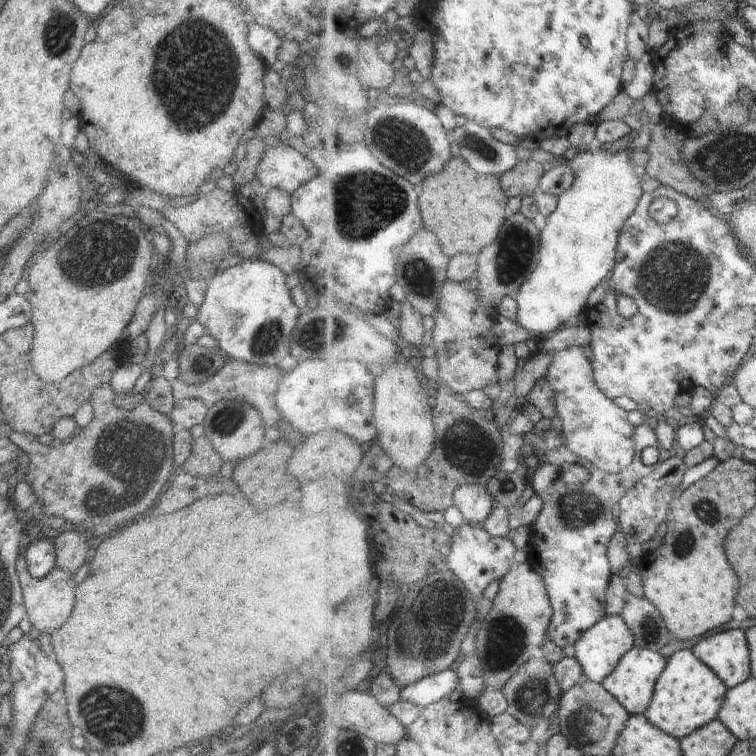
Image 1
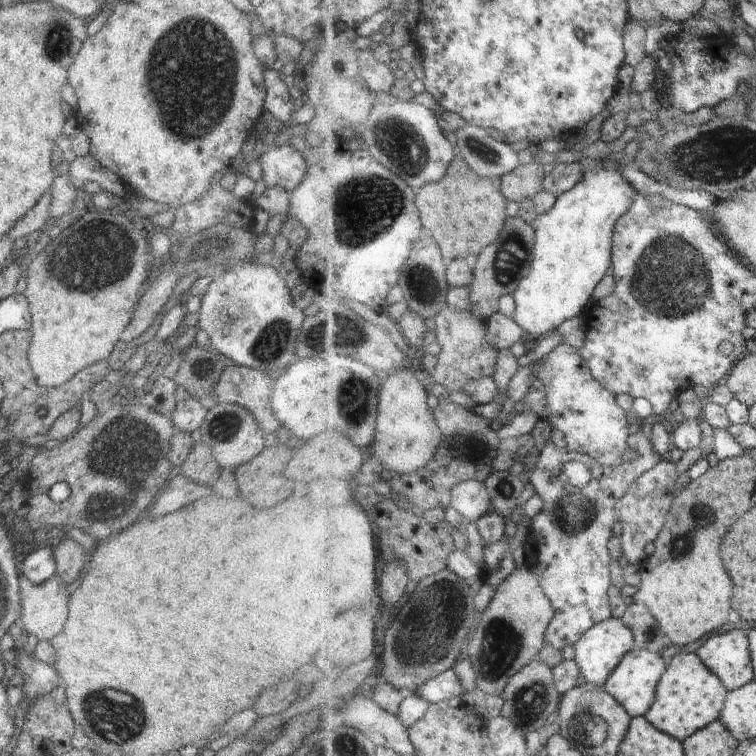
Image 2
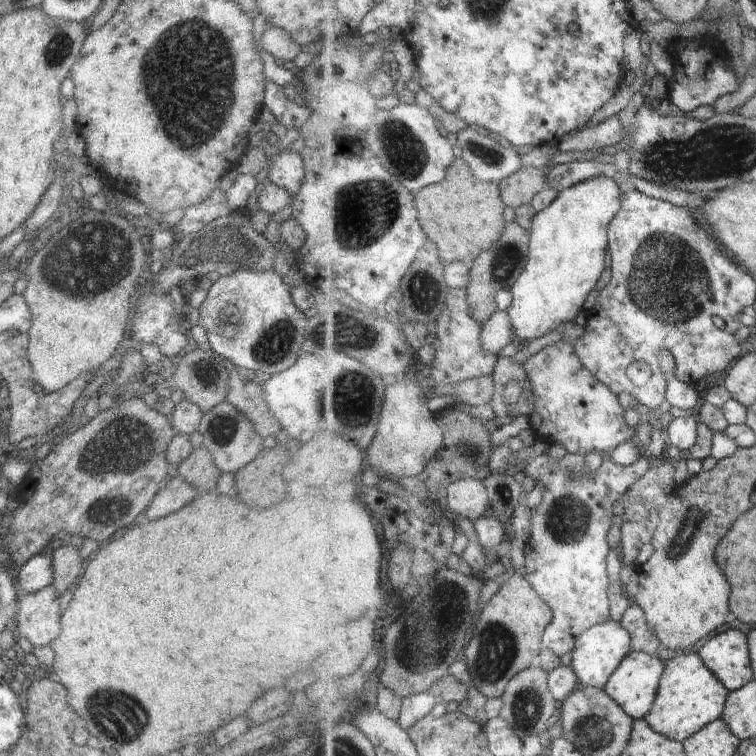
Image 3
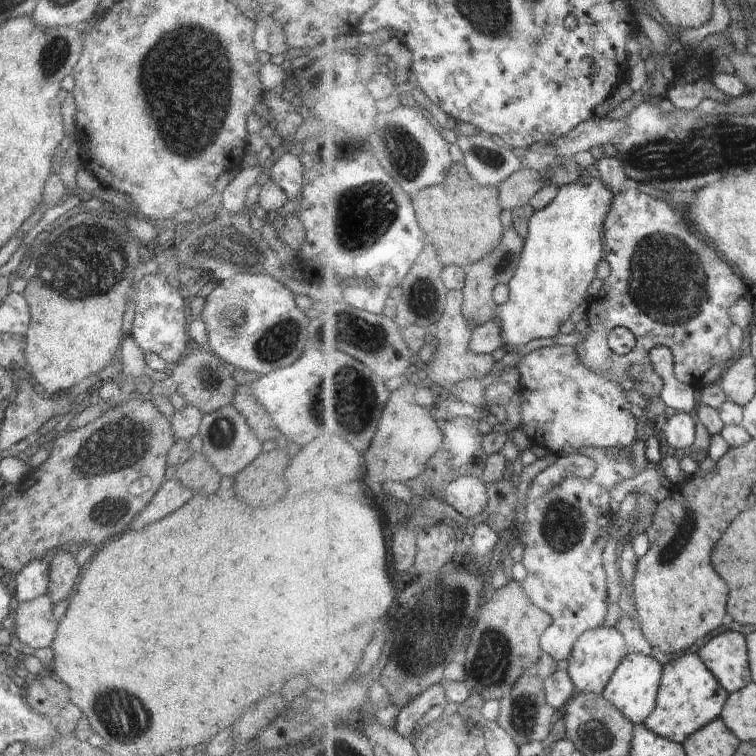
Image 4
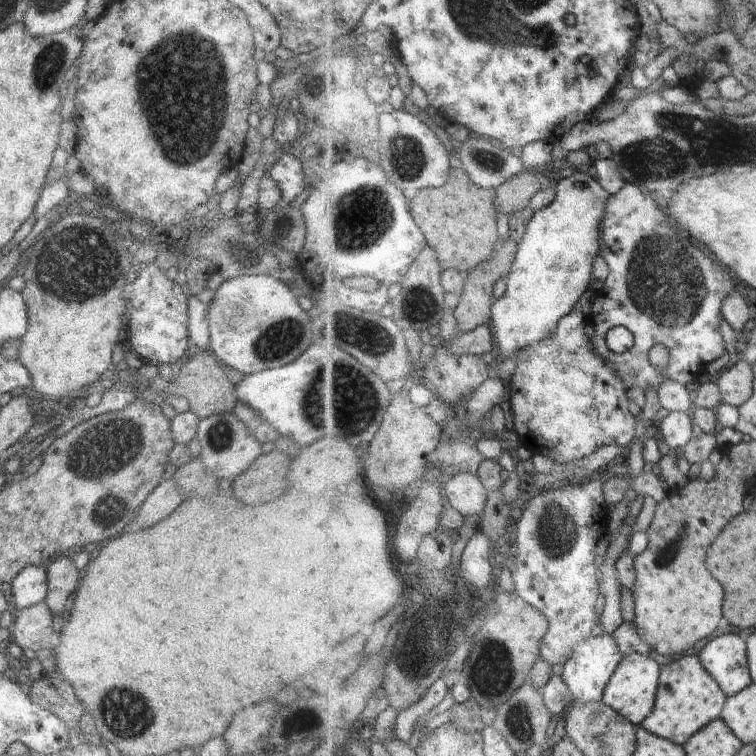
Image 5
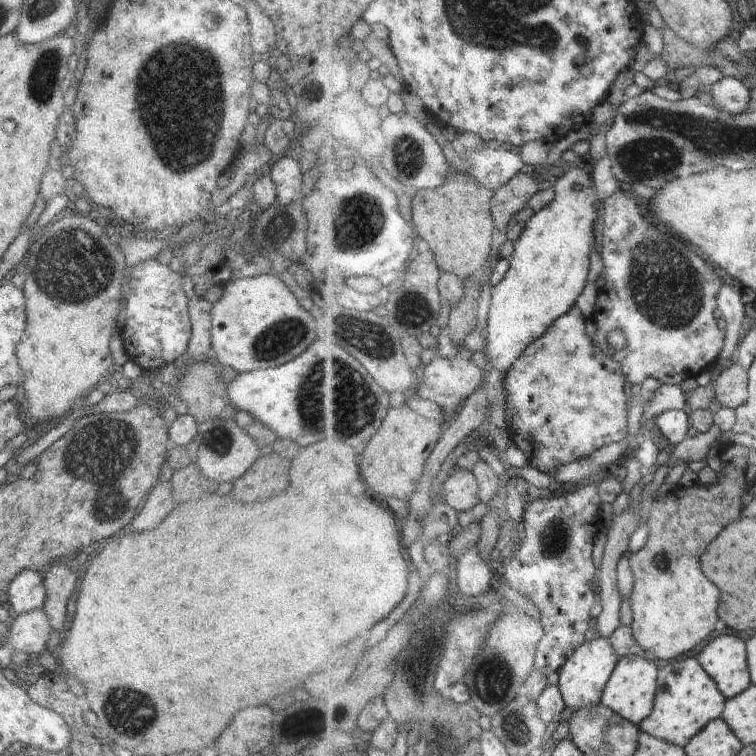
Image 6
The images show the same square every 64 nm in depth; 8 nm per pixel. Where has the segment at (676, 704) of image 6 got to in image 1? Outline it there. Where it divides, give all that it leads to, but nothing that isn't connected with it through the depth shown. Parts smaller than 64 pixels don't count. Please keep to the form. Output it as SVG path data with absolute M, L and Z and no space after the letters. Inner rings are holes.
M682 648L668 659L669 667L658 681L653 704L646 715L662 730L684 739L719 718L730 688L693 649Z

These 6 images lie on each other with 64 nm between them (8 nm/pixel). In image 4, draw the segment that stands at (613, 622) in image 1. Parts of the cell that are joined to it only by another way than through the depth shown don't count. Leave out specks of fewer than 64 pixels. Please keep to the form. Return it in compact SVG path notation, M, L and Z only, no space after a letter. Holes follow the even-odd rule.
M604 626L584 633L575 644L572 656L566 666L576 683L578 693L591 692L604 694L622 661L629 655L629 644L624 633L616 626Z

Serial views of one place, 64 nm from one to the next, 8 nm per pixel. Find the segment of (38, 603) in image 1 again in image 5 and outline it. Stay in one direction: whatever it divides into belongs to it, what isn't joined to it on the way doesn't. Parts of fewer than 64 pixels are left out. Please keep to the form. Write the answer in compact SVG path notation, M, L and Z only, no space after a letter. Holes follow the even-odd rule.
M44 601L20 610L10 628L10 641L22 650L52 650L56 639L53 622L53 616Z

